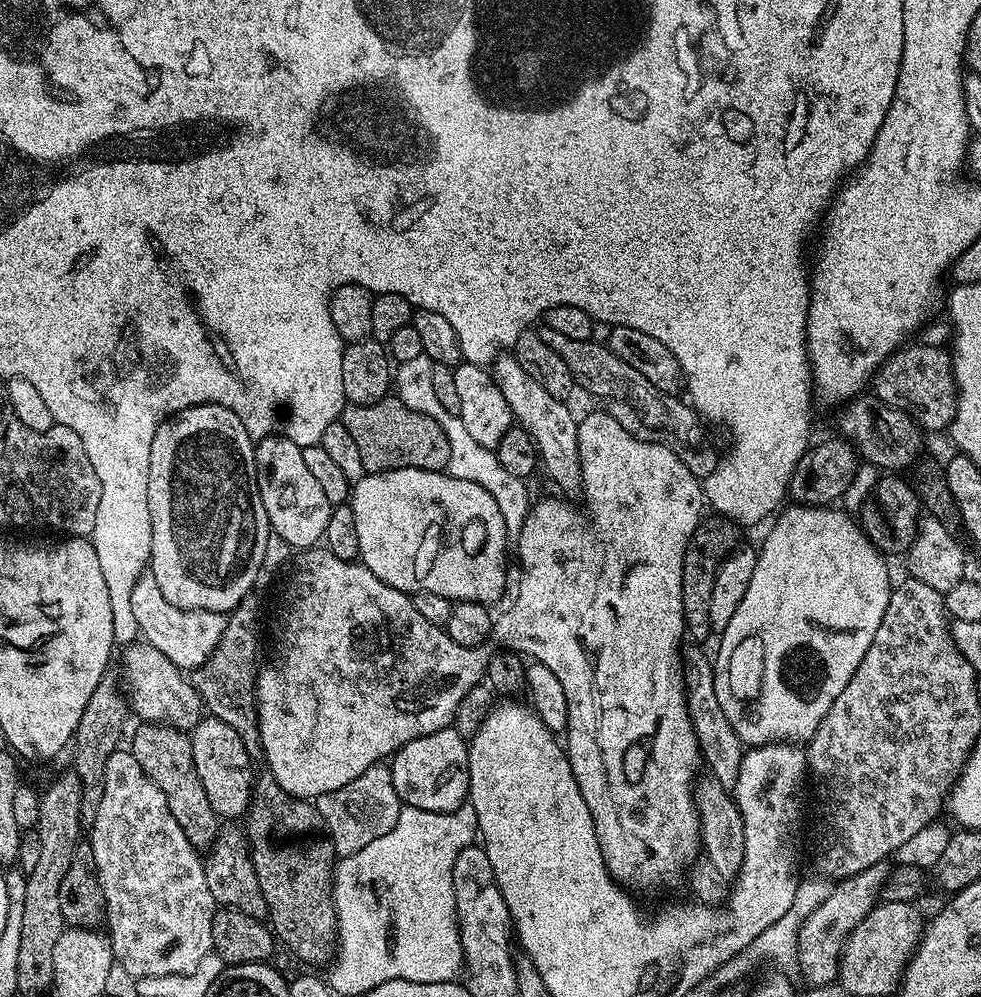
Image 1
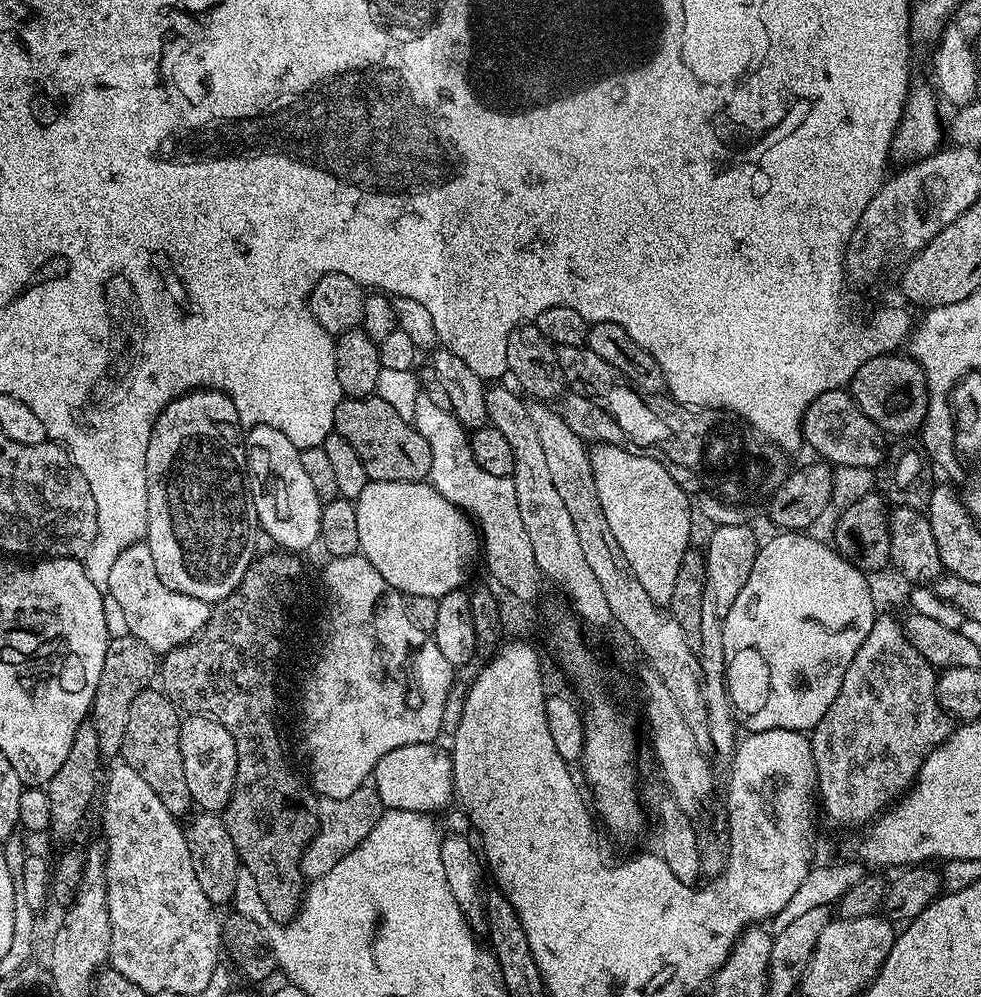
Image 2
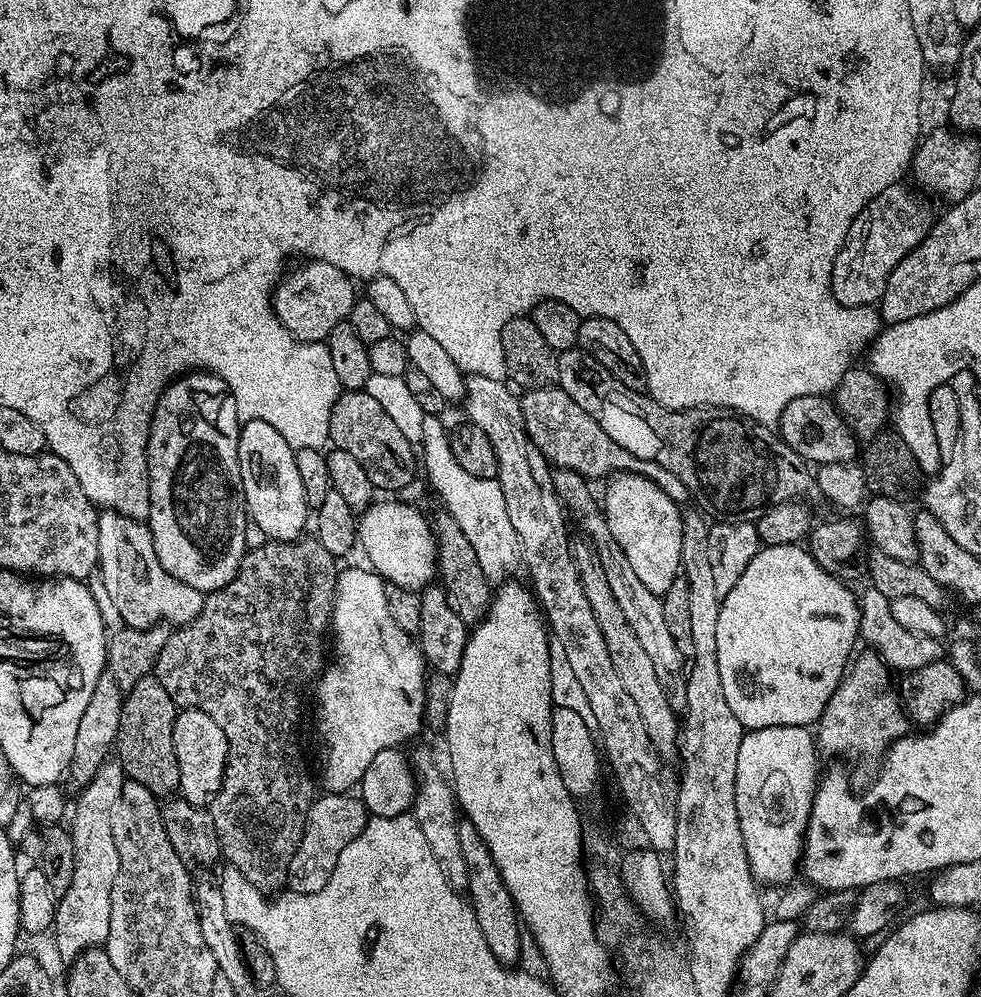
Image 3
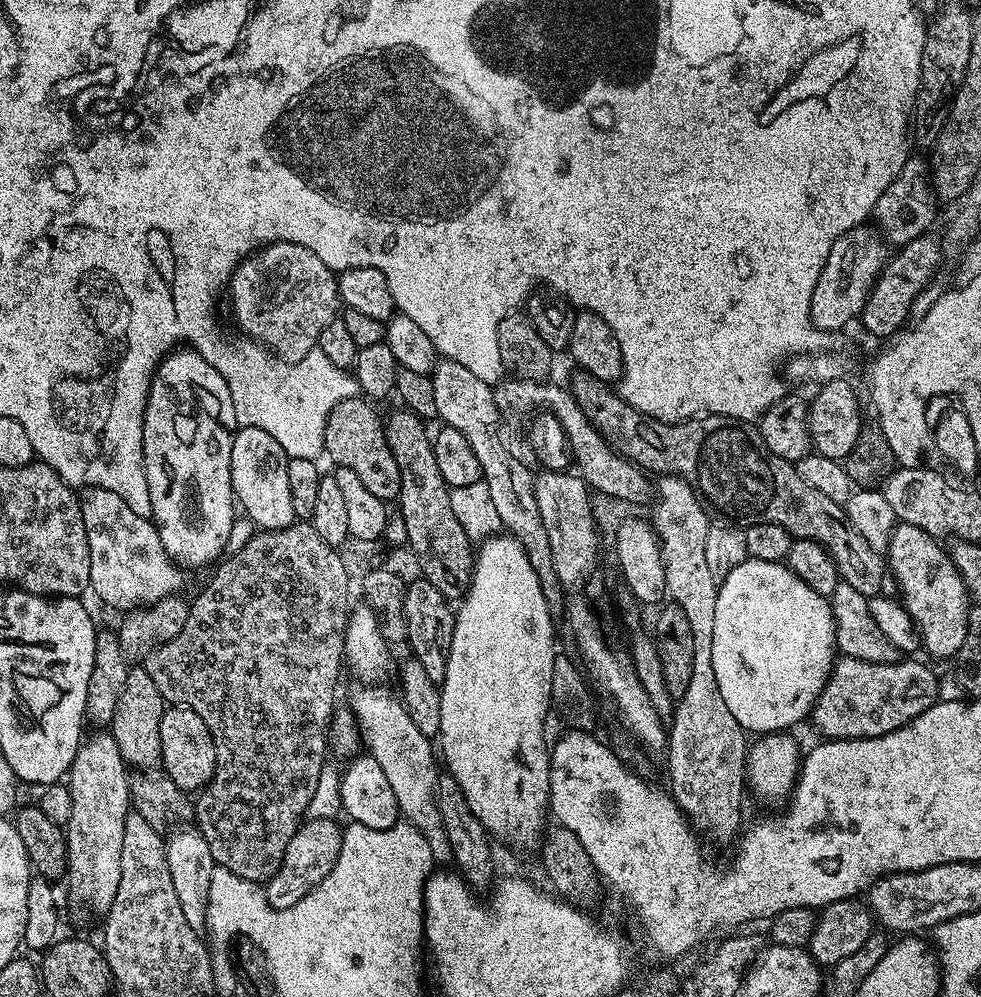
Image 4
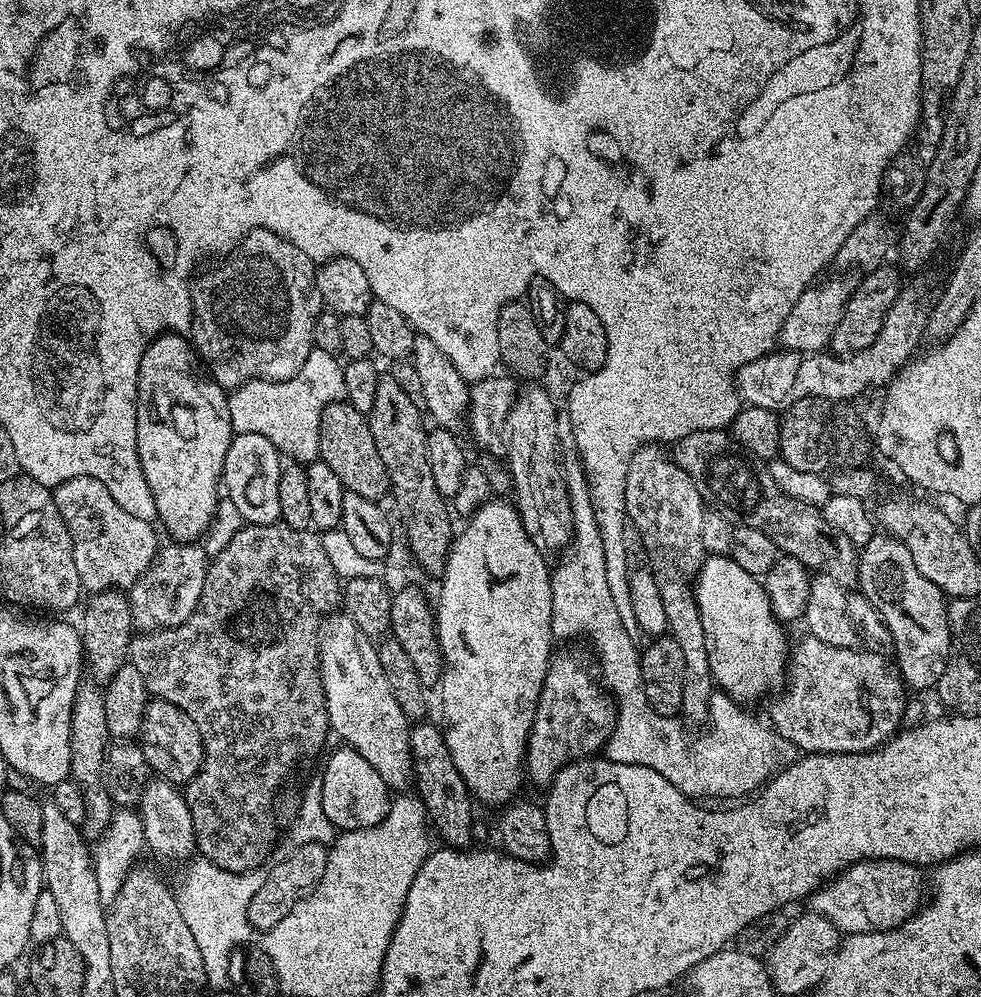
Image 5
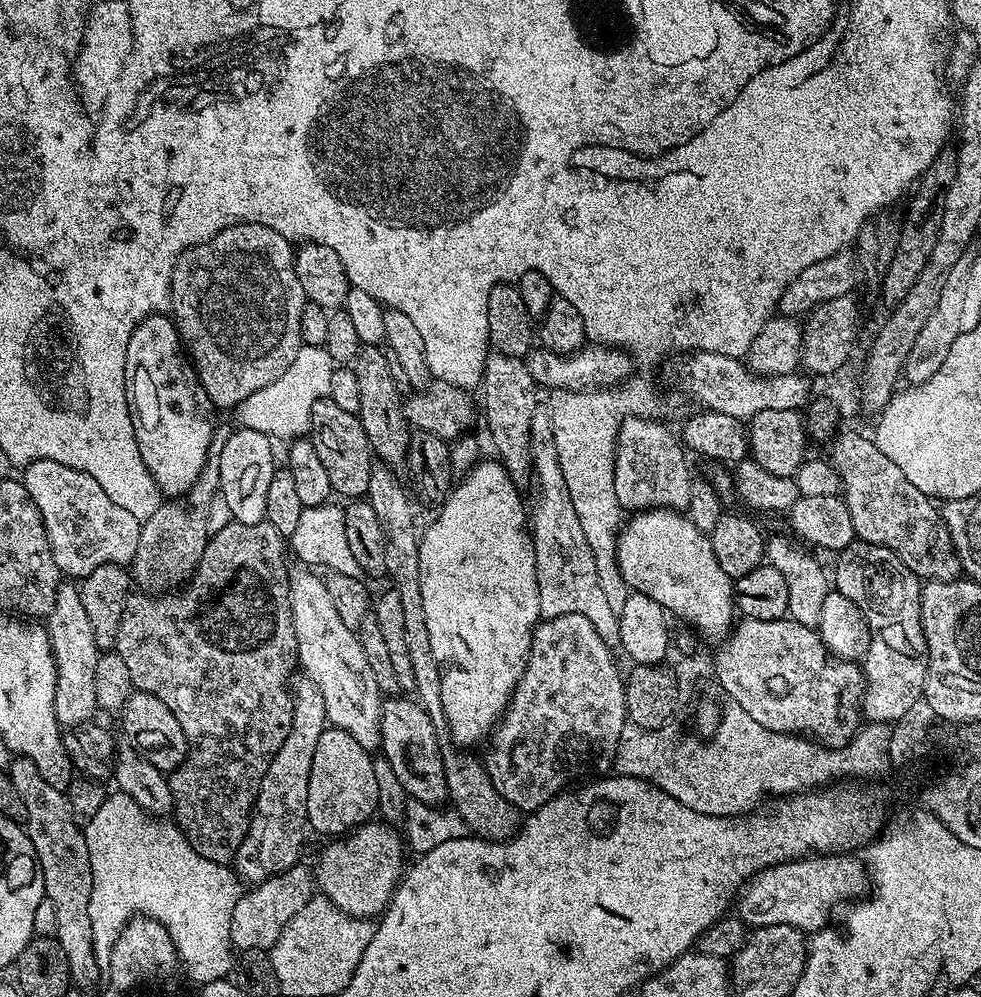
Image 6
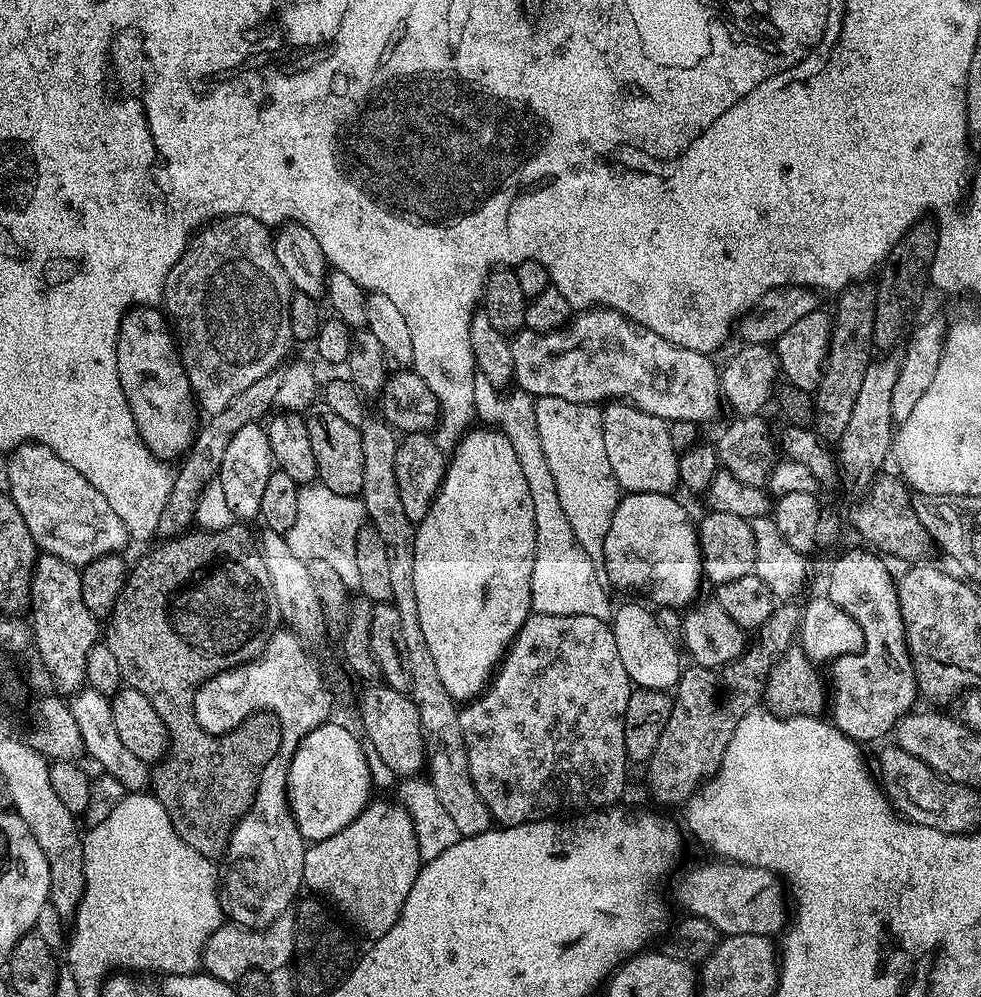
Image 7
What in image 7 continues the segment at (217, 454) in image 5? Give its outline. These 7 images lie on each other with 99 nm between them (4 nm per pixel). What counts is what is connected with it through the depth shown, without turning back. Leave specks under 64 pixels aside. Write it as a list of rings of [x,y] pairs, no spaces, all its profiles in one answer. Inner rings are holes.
[[[137,306],[125,312],[120,328],[116,331],[116,365],[122,390],[126,394],[126,402],[130,406],[130,414],[134,414],[134,422],[138,426],[142,442],[146,442],[152,455],[162,461],[172,462],[172,459],[175,461],[183,457],[198,431],[198,405],[190,386],[190,378],[180,360],[176,338],[172,335],[171,327],[159,307]]]

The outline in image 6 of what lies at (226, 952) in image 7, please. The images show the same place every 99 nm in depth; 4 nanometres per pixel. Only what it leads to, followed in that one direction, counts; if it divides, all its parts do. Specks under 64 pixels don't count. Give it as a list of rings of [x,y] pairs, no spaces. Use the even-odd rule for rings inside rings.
[[[297,864],[282,875],[274,875],[268,880],[257,883],[255,888],[256,890],[247,889],[241,893],[231,915],[229,941],[240,952],[250,949],[265,951],[276,944],[277,938],[285,929],[286,922],[298,914],[298,911],[312,899],[314,874],[310,866],[308,868],[303,864]]]

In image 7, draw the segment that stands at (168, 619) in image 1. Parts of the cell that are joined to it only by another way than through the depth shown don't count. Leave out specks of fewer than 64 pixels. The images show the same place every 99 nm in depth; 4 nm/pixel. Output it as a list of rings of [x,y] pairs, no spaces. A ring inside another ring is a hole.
[[[25,442],[7,453],[6,460],[7,495],[18,506],[18,514],[26,518],[26,526],[41,553],[83,566],[94,562],[94,558],[119,553],[120,547],[129,543],[126,526],[122,526],[114,506],[70,462],[62,462],[50,446]]]

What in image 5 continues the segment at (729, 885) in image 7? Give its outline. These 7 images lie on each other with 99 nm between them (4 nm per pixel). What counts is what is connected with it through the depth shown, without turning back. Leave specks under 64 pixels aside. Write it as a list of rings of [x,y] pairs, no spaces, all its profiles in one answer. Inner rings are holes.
[[[860,860],[850,864],[839,876],[832,877],[823,886],[816,889],[810,897],[811,911],[824,916],[844,934],[862,932],[884,932],[887,928],[898,928],[911,916],[920,911],[926,900],[926,876],[915,864],[901,860]]]

